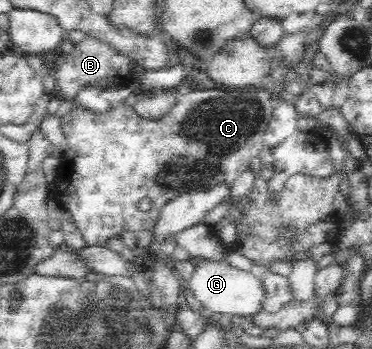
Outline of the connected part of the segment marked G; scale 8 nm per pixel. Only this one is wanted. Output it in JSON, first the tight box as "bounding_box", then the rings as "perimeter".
{"bounding_box":[188,259,266,316],"perimeter":[[[202,259],[188,280],[189,291],[201,302],[201,306],[216,316],[253,316],[263,310],[266,292],[262,280],[255,278],[250,272],[235,269],[229,263]]]}

